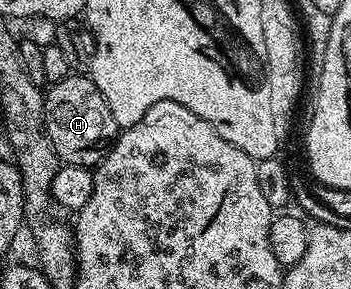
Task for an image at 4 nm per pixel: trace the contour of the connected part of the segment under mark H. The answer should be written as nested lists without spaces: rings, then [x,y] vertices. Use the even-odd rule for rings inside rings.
[[[70,75],[52,82],[44,90],[44,96],[46,133],[60,160],[67,165],[98,165],[116,141],[119,127],[92,76]]]

